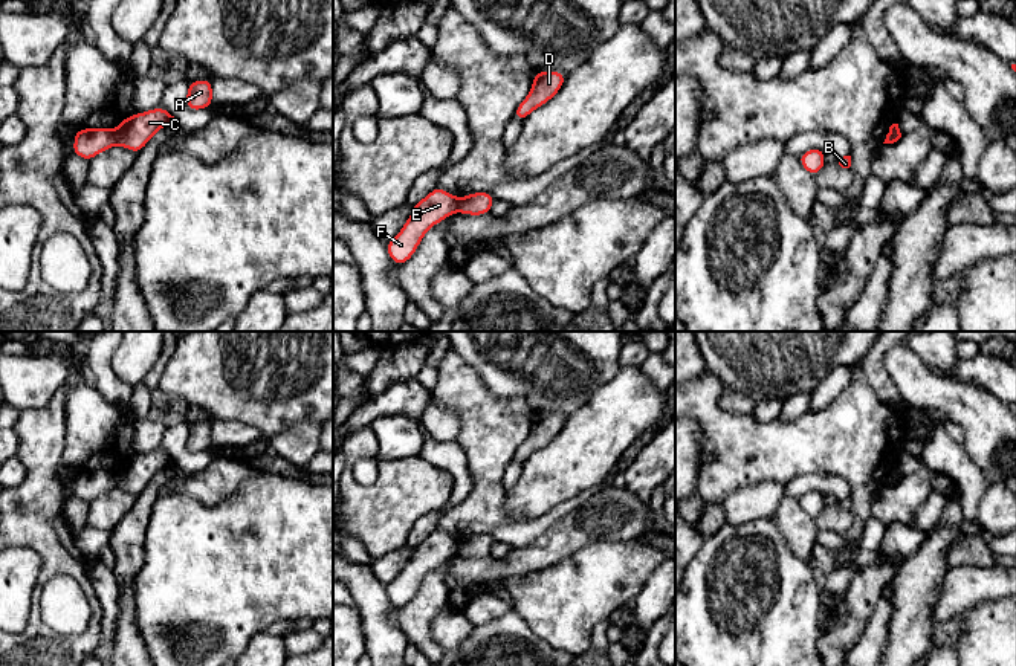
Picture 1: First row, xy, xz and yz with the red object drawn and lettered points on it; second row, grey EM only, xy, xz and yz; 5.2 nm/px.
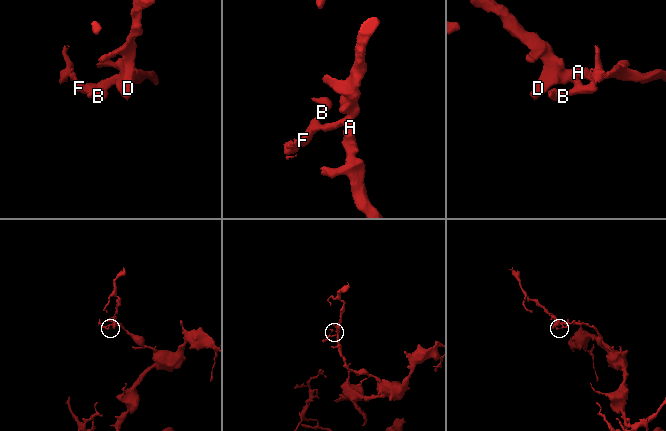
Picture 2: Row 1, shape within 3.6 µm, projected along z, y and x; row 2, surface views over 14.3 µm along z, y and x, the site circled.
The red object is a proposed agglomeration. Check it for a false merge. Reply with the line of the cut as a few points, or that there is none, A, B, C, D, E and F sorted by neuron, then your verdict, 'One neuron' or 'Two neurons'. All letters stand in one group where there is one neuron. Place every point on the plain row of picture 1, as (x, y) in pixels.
Split along xy (112, 472), (116, 484). Groups: A C D / B E F. Two neurons

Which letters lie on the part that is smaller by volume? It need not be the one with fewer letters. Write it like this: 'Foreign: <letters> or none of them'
Foreign: B, E, F

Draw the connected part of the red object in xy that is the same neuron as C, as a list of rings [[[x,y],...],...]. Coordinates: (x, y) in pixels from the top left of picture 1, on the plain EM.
[[[159,448],[154,452],[122,460],[122,466],[113,474],[118,487],[128,490],[138,496],[163,467],[177,469],[177,464],[170,454]]]

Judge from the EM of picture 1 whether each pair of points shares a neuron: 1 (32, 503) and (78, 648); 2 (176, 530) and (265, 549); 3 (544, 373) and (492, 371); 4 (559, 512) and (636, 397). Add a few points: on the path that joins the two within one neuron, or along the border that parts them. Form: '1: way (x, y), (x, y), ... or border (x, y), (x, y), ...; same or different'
1: way (52, 539), (80, 572), (95, 611); same
2: way (197, 549), (243, 549); same
3: way (532, 365), (504, 365); same
4: border (576, 492), (537, 517); different

